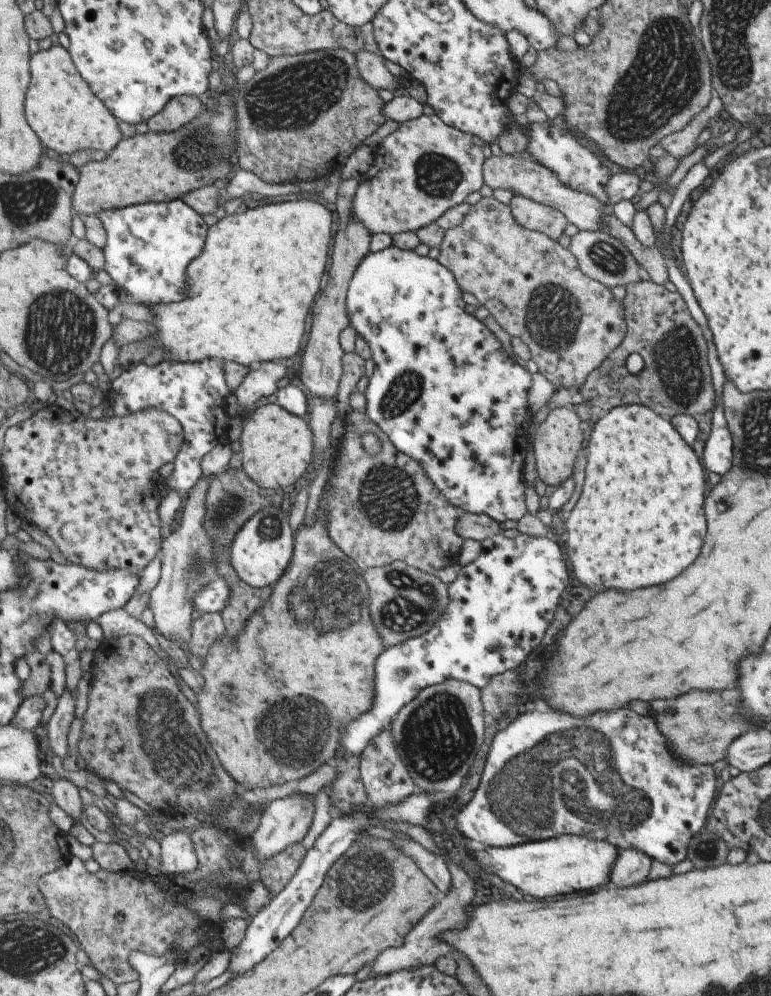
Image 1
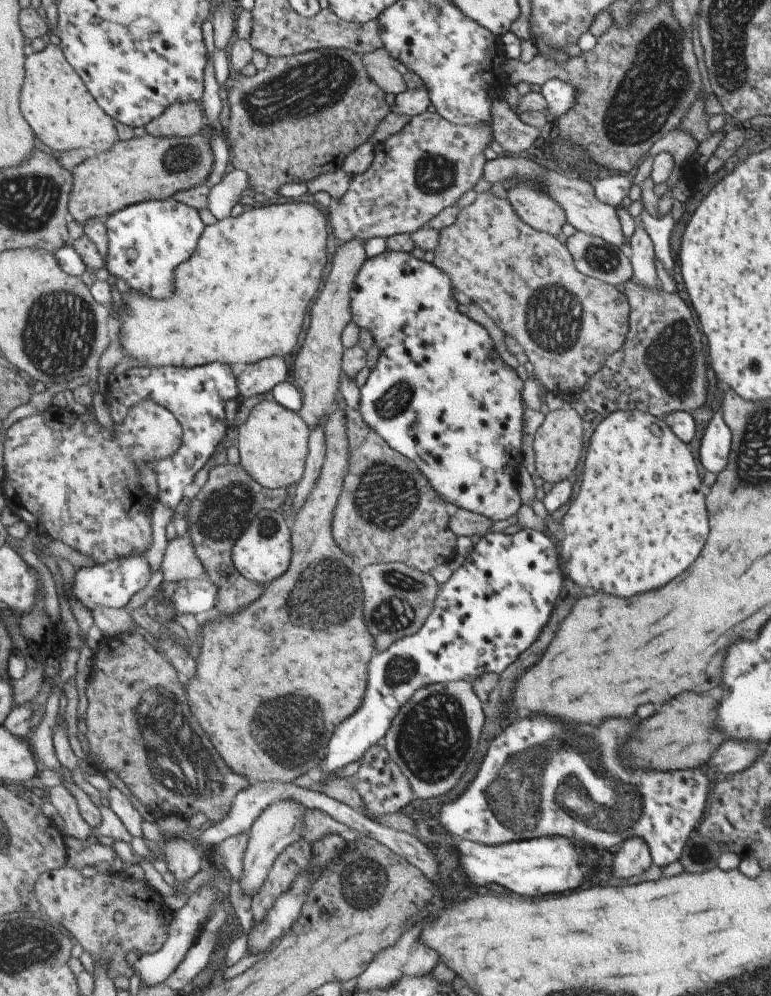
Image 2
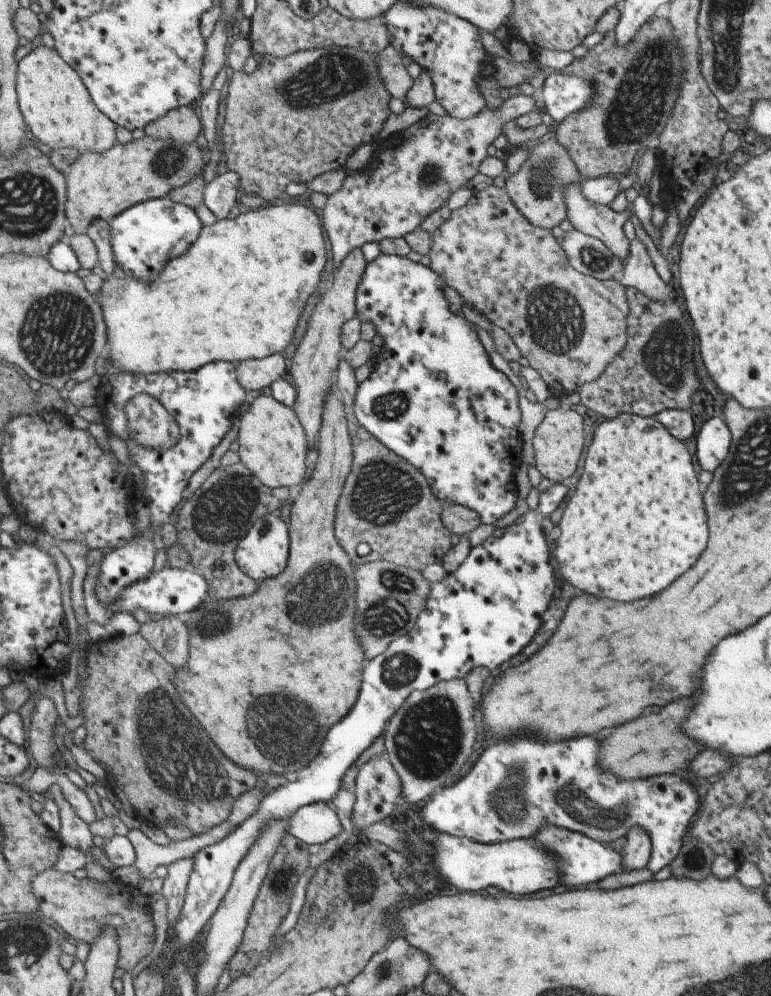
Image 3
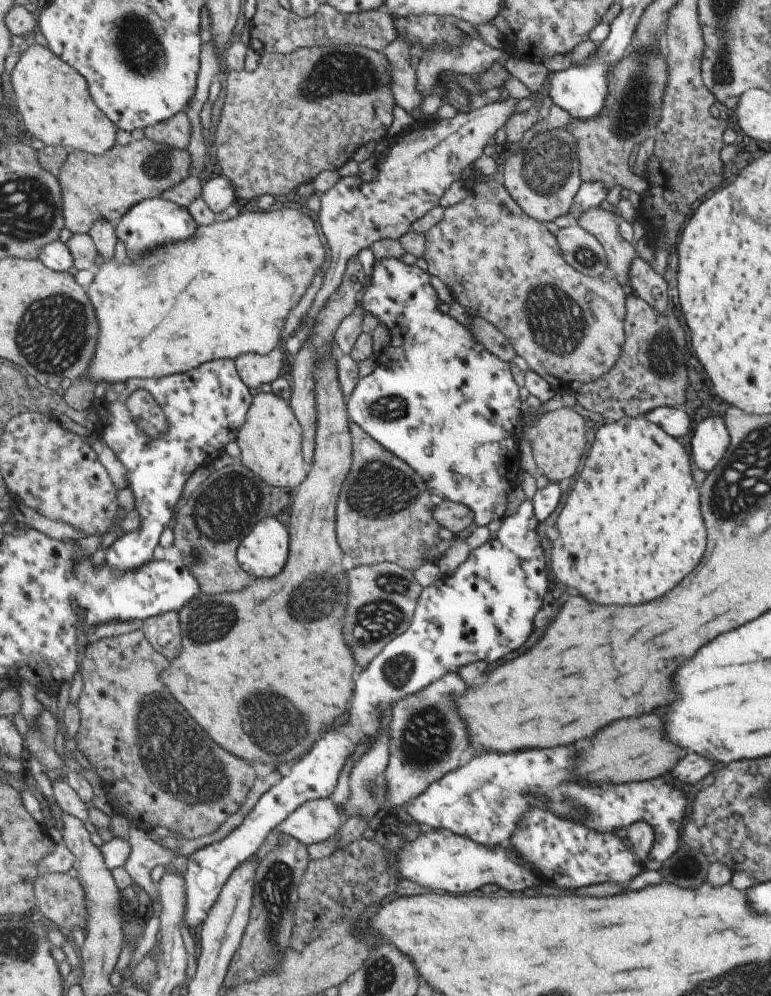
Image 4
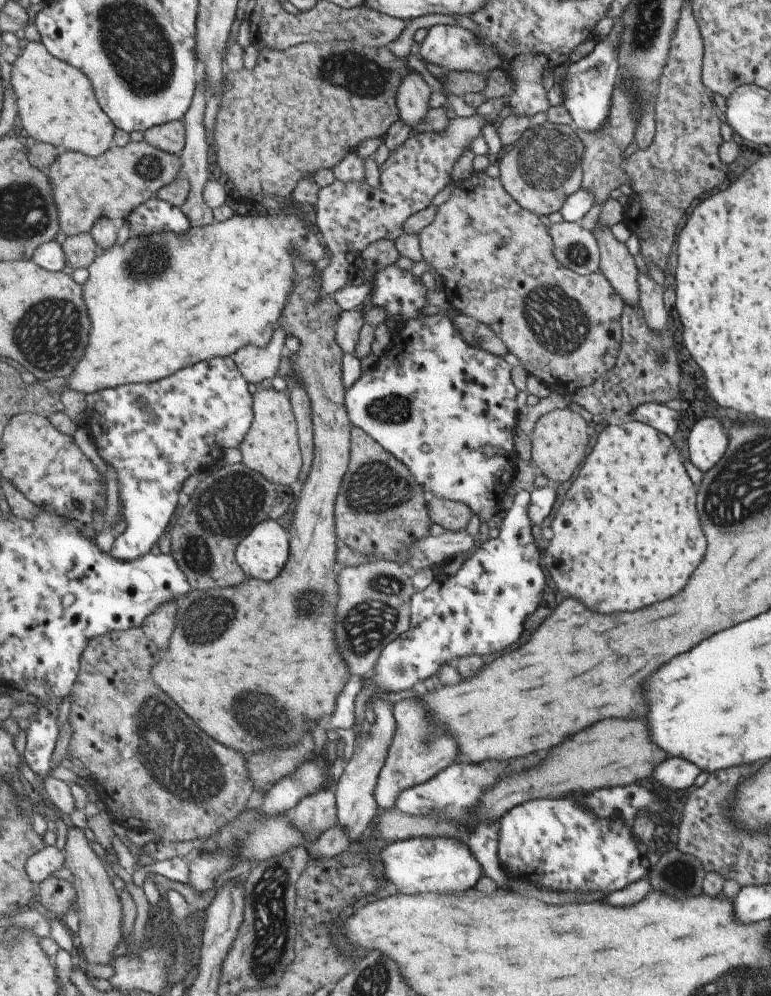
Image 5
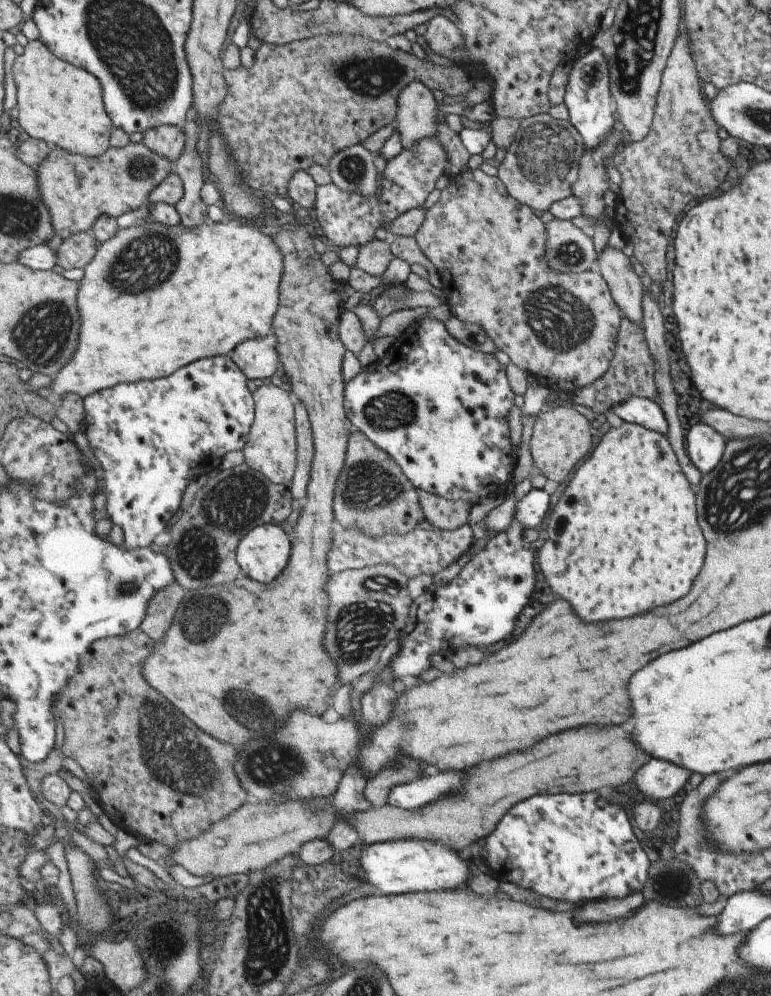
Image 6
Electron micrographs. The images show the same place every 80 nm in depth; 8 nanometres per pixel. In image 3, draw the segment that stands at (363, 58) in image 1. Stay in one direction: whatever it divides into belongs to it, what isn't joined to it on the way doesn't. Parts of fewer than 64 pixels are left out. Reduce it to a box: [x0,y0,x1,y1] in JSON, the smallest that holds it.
[375,44,413,102]

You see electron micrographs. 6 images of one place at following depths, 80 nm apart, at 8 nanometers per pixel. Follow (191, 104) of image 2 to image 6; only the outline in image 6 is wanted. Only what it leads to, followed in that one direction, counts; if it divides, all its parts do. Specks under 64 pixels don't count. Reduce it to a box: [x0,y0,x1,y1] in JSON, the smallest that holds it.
[143,125,186,160]

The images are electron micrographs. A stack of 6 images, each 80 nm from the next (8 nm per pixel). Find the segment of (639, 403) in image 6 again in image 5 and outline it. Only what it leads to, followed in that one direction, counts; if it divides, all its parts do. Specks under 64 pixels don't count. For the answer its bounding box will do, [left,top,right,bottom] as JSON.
[630,403,679,439]

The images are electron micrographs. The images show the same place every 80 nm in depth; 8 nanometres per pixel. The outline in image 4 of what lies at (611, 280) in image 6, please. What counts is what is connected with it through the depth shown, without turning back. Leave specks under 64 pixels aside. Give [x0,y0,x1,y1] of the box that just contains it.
[574,207,634,290]

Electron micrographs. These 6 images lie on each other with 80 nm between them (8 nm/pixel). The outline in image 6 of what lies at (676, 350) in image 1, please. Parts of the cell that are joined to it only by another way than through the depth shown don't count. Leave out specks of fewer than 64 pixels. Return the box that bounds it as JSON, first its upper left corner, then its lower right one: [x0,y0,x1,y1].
[569,317,658,414]

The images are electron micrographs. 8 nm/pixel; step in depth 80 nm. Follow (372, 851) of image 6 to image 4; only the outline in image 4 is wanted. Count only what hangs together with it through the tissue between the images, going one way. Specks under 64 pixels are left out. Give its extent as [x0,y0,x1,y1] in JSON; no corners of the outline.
[397,829,539,894]

